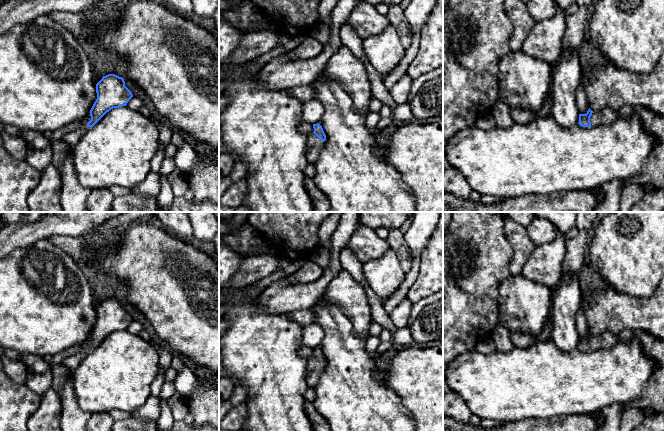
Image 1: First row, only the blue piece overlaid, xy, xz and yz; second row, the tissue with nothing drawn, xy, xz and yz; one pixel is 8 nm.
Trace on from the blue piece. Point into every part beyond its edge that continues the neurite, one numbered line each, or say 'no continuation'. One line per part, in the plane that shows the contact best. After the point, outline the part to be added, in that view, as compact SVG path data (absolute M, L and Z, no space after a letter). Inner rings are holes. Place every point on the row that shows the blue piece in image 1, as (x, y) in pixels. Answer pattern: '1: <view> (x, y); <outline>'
1: yz (606, 116); M605 108L601 111L592 113L590 117L590 122L592 127L597 127L599 125L609 125L613 123L618 117L618 112L611 108Z

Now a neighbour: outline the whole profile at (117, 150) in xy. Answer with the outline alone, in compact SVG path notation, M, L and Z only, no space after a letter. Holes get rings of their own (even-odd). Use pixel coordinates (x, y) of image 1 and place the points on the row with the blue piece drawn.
M127 106L113 108L93 127L88 127L74 146L72 162L78 182L90 190L113 185L133 188L150 173L150 162L159 145L156 122Z

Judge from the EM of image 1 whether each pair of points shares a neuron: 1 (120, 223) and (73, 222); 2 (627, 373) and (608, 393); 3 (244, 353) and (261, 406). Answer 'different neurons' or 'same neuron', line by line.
1: different neurons
2: same neuron
3: same neuron

